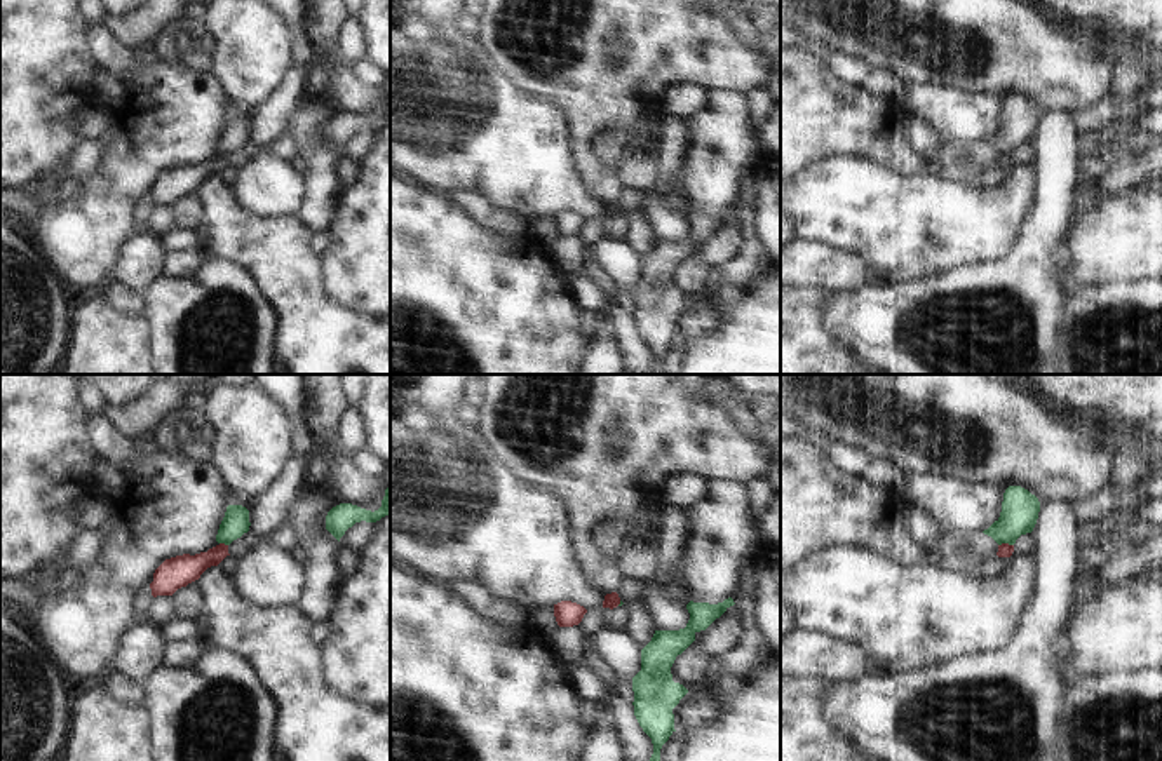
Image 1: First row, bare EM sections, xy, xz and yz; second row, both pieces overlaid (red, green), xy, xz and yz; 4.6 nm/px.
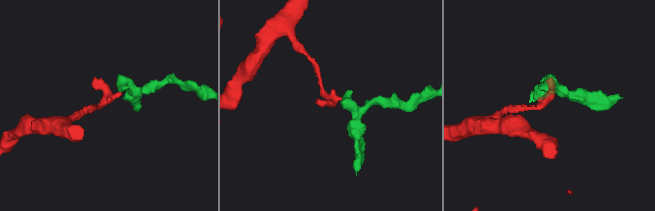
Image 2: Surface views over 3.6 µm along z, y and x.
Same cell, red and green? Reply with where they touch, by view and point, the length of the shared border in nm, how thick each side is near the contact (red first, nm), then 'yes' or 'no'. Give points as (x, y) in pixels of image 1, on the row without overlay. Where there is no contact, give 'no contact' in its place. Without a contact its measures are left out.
meets red in yz at (1006, 154); contact 70 nm long; 60 nm thick on the red side, 180 nm on the other; no

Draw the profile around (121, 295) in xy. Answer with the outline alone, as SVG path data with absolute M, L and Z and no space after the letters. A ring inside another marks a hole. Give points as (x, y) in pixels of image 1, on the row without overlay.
M113 280L113 284L105 291L105 294L111 300L113 305L131 315L146 317L148 313L146 296L134 291L127 284Z

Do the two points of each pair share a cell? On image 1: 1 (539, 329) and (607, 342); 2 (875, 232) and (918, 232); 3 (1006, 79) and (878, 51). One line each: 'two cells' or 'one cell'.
1: two cells
2: one cell
3: one cell

